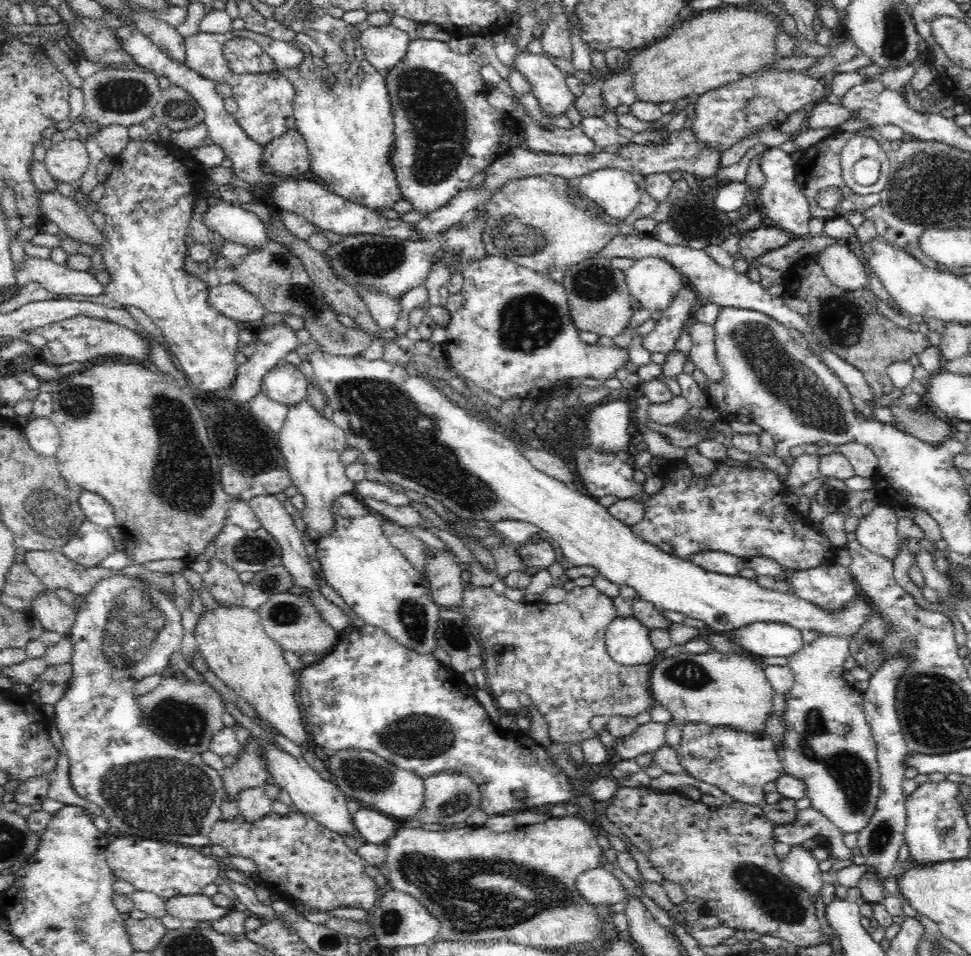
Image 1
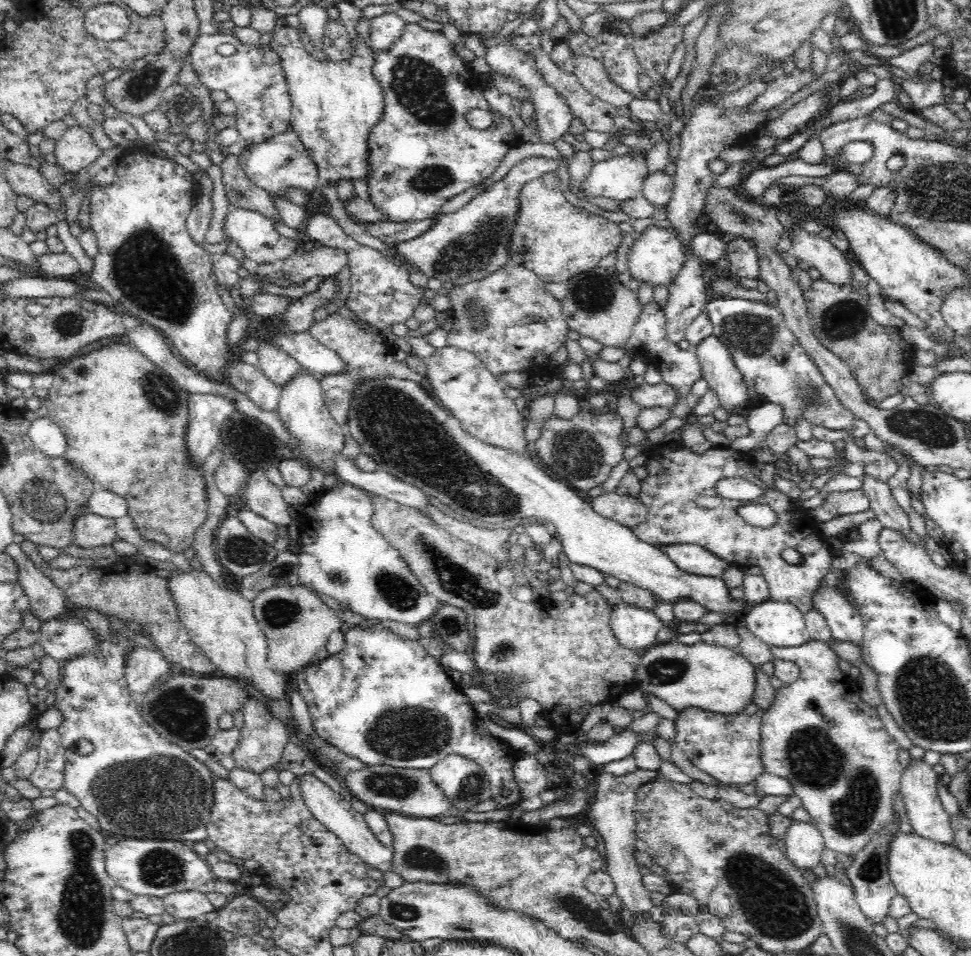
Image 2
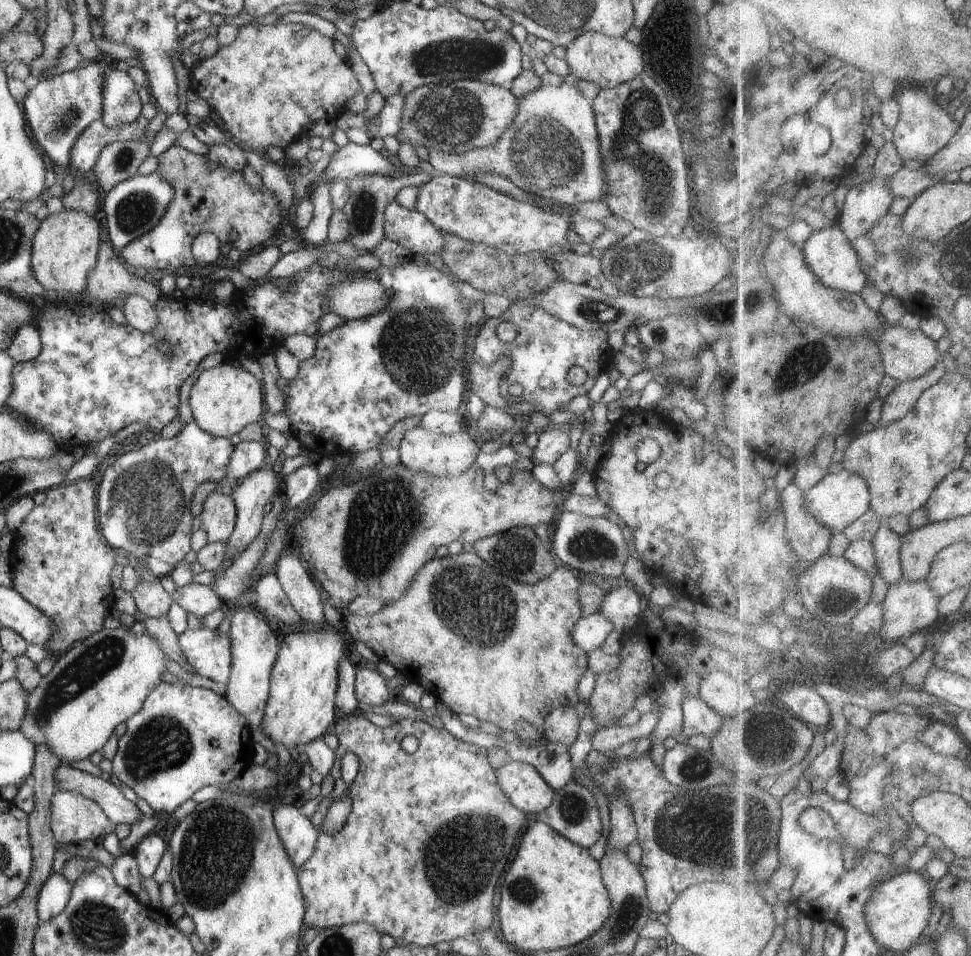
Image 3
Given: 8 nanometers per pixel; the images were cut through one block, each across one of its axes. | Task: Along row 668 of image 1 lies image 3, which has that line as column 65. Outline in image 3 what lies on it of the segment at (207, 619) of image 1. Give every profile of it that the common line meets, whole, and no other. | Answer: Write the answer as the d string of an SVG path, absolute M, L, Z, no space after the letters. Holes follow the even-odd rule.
M64 209L57 215L49 215L36 230L31 244L31 267L36 280L47 290L56 290L61 296L65 292L77 297L83 297L87 289L88 273L96 266L99 251L100 226L94 216L85 212Z

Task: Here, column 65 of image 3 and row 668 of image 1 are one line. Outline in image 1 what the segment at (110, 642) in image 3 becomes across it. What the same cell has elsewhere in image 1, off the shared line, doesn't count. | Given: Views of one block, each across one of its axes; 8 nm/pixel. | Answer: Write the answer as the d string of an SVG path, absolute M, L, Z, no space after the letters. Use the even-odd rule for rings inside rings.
M684 650L677 656L657 659L650 670L650 692L678 723L704 723L727 726L740 732L762 732L772 713L775 690L763 666L733 652L710 651L692 654Z

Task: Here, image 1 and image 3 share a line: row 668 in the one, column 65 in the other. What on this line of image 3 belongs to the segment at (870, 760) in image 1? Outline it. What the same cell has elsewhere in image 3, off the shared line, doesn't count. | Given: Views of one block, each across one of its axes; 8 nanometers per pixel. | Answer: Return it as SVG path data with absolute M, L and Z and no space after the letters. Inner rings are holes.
M60 789L51 798L51 831L58 845L74 844L80 840L102 840L114 831L116 825L110 820L103 808L93 800L82 795Z

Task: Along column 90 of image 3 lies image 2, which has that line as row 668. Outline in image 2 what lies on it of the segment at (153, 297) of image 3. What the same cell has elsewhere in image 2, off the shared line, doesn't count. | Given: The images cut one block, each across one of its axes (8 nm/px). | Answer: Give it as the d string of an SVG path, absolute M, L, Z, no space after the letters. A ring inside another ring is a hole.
M298 584L264 589L253 600L253 615L266 634L267 667L289 676L315 662L316 654L325 649L330 635L345 628L334 609L316 593Z

